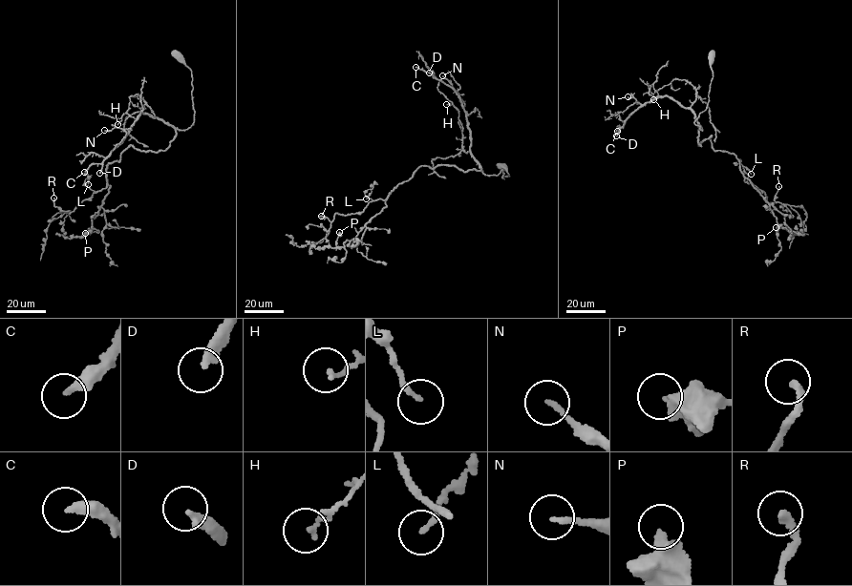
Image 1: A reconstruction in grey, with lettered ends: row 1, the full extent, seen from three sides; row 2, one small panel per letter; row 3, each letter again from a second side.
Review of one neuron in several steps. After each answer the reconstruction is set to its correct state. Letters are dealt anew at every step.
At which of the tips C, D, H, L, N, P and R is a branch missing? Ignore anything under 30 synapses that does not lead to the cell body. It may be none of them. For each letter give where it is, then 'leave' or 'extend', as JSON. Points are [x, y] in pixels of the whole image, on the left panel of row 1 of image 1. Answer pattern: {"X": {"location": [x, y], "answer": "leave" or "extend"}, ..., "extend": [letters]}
{"C": {"location": [84, 172], "answer": "extend"}, "D": {"location": [99, 173], "answer": "extend"}, "H": {"location": [117, 124], "answer": "leave"}, "L": {"location": [88, 184], "answer": "leave"}, "N": {"location": [104, 130], "answer": "leave"}, "P": {"location": [85, 233], "answer": "leave"}, "R": {"location": [53, 198], "answer": "extend"}, "extend": ["C", "D", "R"]}

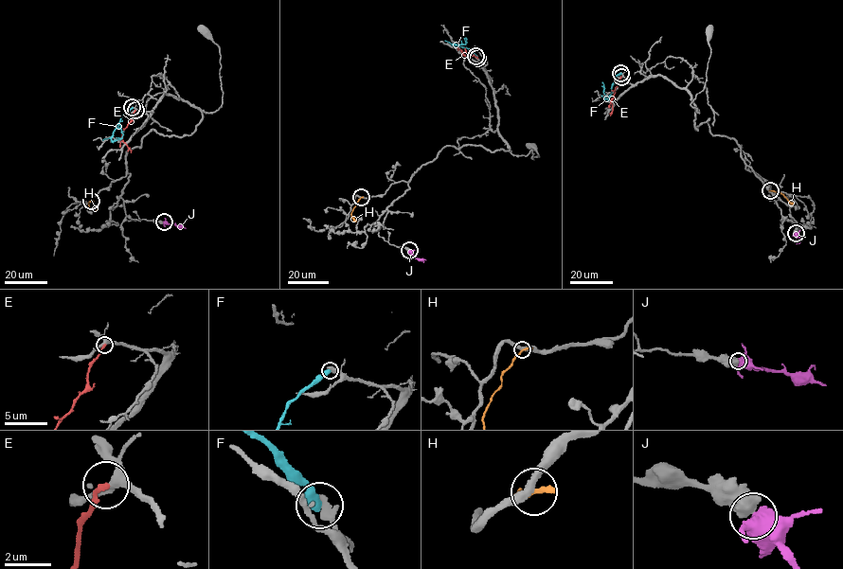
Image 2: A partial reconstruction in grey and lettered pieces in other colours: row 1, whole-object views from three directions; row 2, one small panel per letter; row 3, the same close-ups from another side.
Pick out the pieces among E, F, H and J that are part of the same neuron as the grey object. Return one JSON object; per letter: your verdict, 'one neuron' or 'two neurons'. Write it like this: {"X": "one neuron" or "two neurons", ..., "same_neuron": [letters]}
{"E": "two neurons", "F": "two neurons", "H": "two neurons", "J": "two neurons", "same_neuron": []}

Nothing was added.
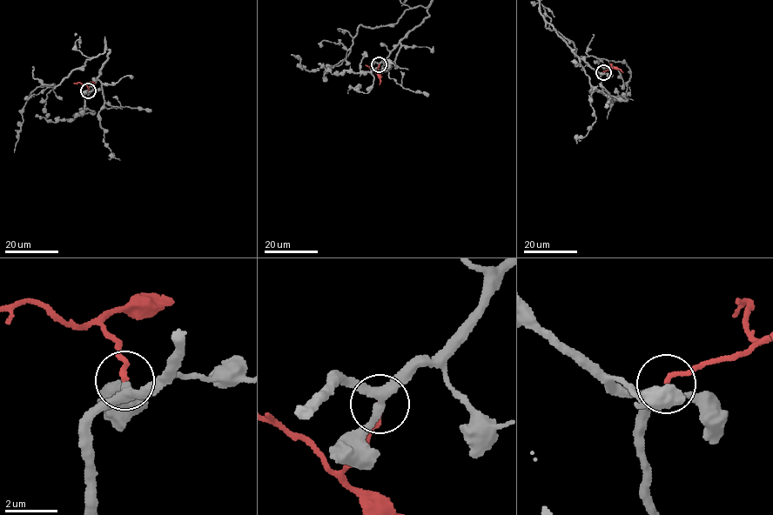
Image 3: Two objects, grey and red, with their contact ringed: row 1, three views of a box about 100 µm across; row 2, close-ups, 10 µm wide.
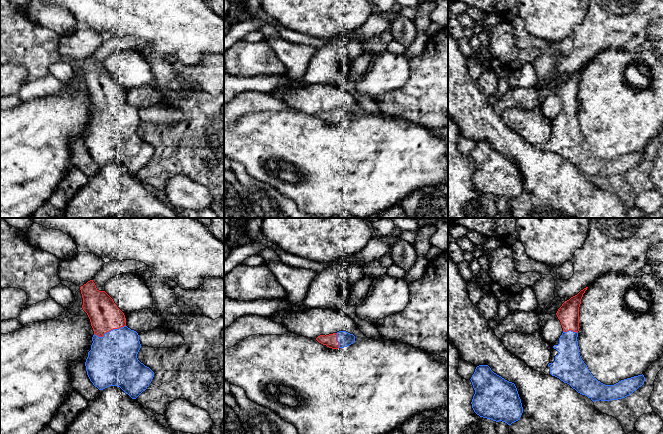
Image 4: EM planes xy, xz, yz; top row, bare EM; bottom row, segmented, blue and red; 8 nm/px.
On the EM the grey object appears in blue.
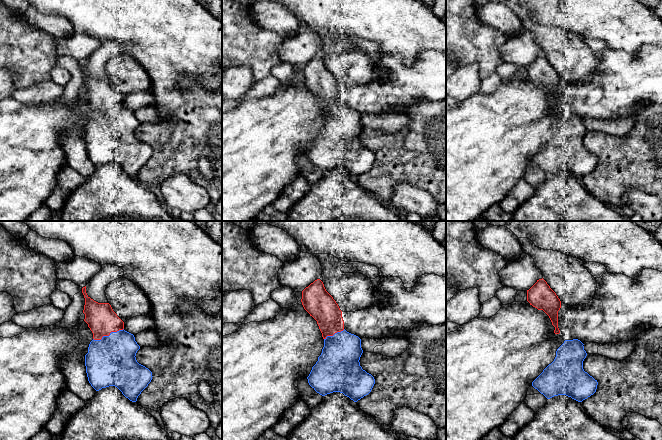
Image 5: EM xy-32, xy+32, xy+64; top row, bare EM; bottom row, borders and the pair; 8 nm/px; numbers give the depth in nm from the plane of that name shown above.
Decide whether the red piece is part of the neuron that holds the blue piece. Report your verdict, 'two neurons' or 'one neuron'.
one neuron

